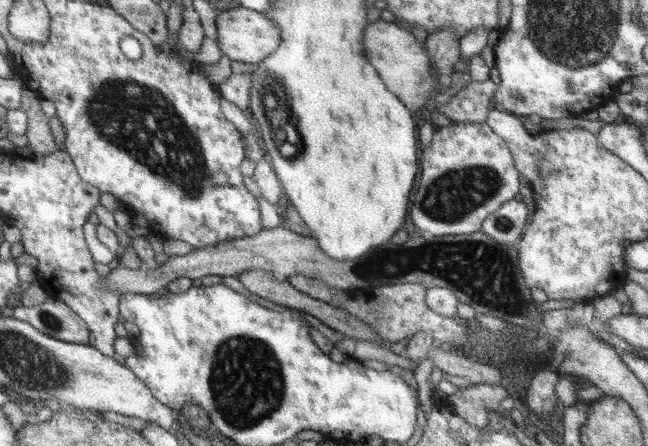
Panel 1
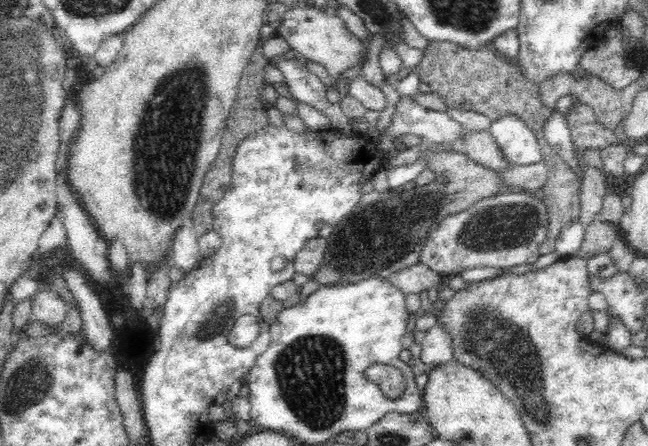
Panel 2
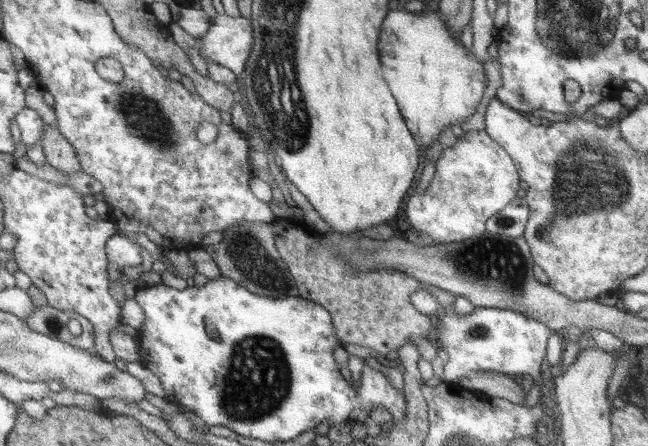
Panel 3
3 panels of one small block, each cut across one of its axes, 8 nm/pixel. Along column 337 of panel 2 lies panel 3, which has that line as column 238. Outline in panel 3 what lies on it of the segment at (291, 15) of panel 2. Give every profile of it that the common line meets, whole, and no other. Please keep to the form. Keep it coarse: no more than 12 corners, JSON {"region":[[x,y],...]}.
{"region":[[217,15],[202,57],[238,76],[254,44],[251,21]]}

